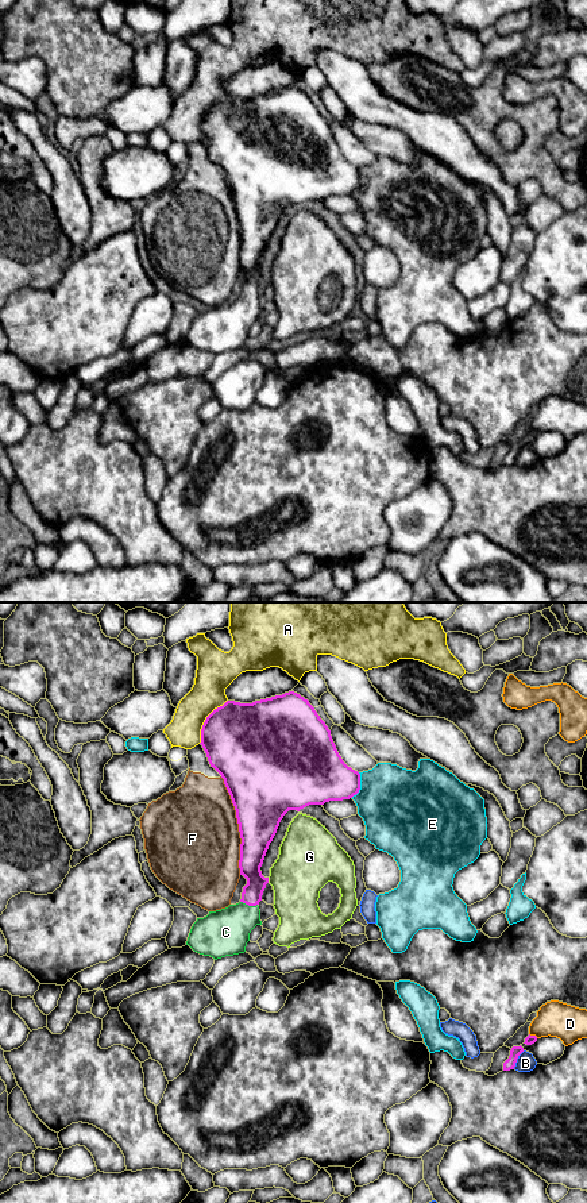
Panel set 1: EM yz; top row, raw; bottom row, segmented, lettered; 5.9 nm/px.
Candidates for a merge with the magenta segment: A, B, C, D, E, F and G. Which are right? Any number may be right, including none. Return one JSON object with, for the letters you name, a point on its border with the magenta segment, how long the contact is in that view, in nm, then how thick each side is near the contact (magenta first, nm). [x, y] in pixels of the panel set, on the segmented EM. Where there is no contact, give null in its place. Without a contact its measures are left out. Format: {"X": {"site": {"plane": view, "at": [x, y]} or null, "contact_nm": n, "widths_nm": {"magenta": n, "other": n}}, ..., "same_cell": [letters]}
{"C": {"site": {"plane": "yz", "at": [248, 905]}, "contact_nm": 110, "widths_nm": {"magenta": 140, "other": 280}}, "same_cell": ["C"]}

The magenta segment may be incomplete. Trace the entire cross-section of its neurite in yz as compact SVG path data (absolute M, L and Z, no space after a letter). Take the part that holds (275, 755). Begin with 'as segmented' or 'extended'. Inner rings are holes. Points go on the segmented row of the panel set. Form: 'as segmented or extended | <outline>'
extended | M294 691L252 703L227 701L206 717L200 744L211 767L224 779L235 806L242 838L239 868L247 879L239 903L209 911L190 929L186 945L217 960L244 953L251 930L262 925L258 905L269 878L262 875L260 867L283 816L309 805L352 798L360 790L360 774L343 761L325 722L309 701Z

